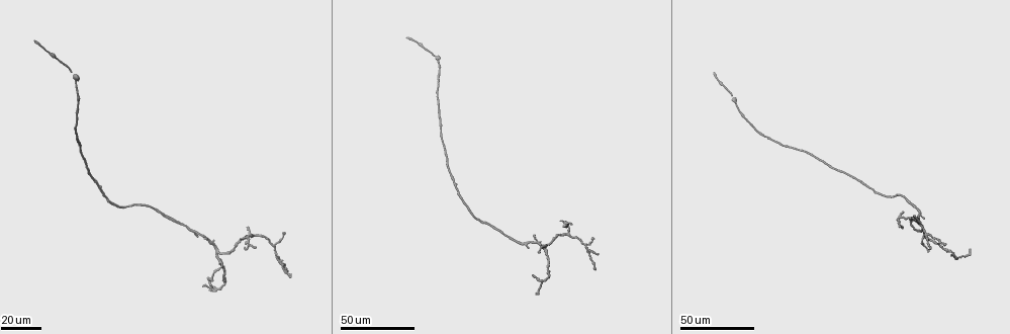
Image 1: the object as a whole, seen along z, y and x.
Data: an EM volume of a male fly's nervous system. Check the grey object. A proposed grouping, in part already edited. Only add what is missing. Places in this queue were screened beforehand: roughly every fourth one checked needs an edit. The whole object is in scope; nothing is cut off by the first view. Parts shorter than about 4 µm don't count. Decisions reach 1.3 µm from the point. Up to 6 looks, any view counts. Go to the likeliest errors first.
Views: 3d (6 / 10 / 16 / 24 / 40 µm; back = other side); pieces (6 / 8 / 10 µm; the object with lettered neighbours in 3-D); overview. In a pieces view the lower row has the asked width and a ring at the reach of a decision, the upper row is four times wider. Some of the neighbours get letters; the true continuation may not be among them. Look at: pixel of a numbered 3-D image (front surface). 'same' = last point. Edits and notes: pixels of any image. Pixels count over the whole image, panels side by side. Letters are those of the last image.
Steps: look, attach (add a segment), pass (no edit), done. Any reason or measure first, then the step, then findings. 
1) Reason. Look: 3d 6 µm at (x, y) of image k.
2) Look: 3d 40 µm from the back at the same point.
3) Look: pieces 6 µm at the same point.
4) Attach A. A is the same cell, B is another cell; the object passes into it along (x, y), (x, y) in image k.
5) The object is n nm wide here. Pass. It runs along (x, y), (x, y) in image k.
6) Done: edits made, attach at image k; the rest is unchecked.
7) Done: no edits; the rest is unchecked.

Thin end. Look: 3d 24 µm at (206, 238) of image 1.

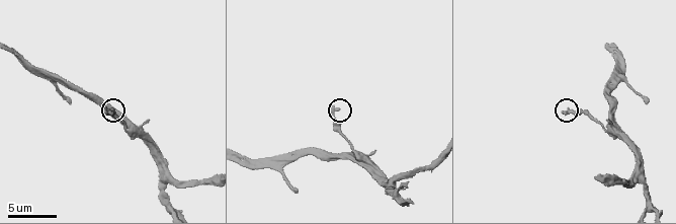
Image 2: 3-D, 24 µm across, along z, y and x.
Look: pieces 8 µm at (333, 106) of image 2.

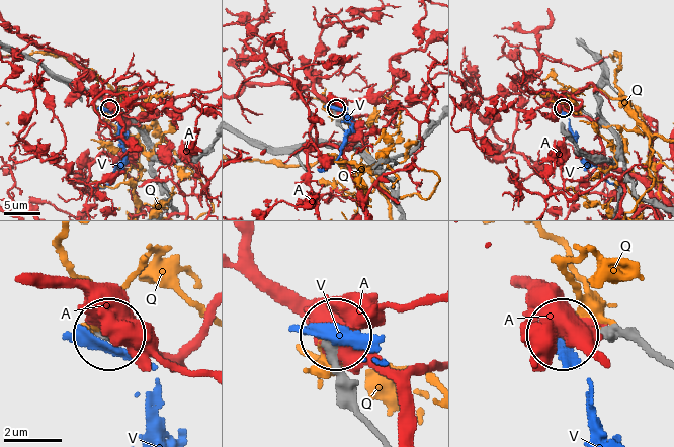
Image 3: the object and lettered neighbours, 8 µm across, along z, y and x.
The object is 200 nm wide here. Pass. A, Q and V are other cells; no lettered segment goes on from it.

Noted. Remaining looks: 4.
An open end. Look: 3d 24 µm at (407, 39) of image 1.

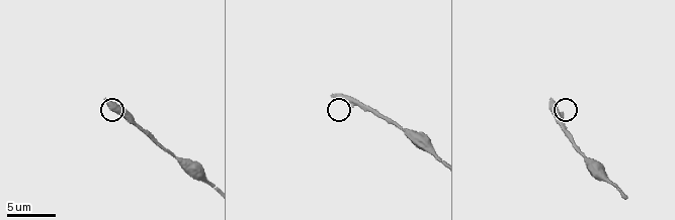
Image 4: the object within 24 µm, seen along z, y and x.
Look: pieces 8 µm at (331, 96) of image 4.

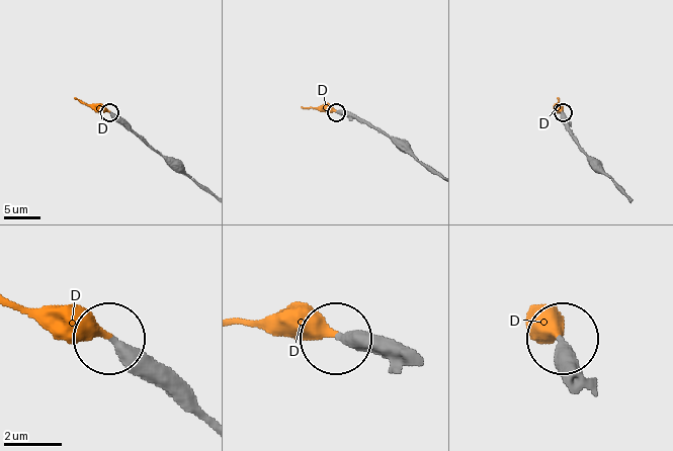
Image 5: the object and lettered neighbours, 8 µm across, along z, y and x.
Attach D. D is the same cell; the object passes into it along (129, 129), (109, 113), (75, 98) in image 5; it goes on there.

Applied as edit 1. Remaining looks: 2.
Done: edits made, attach at image 5; the rest is unchecked.

